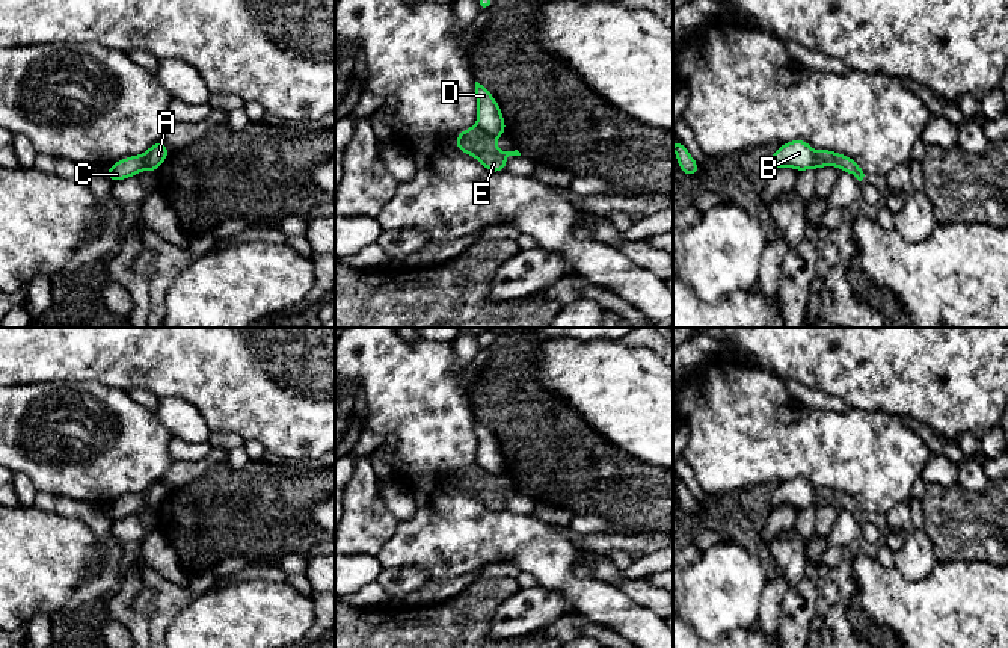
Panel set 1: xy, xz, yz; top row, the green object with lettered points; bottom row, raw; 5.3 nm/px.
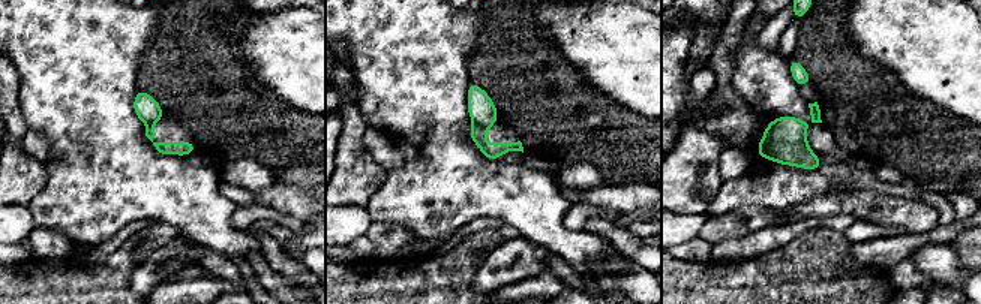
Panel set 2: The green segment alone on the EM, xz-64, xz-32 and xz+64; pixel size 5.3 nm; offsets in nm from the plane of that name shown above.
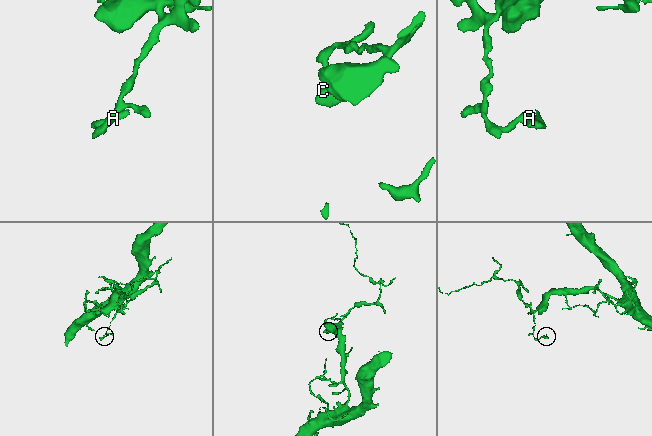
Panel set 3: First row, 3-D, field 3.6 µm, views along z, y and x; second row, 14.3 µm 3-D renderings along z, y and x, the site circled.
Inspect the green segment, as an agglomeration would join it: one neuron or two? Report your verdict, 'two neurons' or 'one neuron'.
two neurons

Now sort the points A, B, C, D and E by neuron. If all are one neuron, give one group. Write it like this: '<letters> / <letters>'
A B D / C E

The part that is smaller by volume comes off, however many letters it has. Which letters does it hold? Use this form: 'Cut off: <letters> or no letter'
Cut off: C, E

